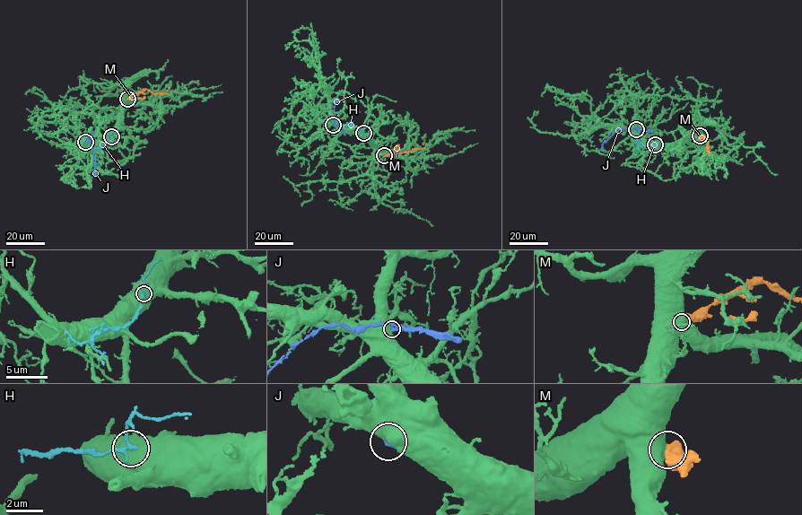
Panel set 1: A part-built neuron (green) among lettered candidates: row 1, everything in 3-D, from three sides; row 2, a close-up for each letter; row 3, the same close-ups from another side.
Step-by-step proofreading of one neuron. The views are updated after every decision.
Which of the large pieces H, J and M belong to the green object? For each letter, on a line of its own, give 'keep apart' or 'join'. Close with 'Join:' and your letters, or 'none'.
H: keep apart
J: keep apart
M: keep apart
Join: none

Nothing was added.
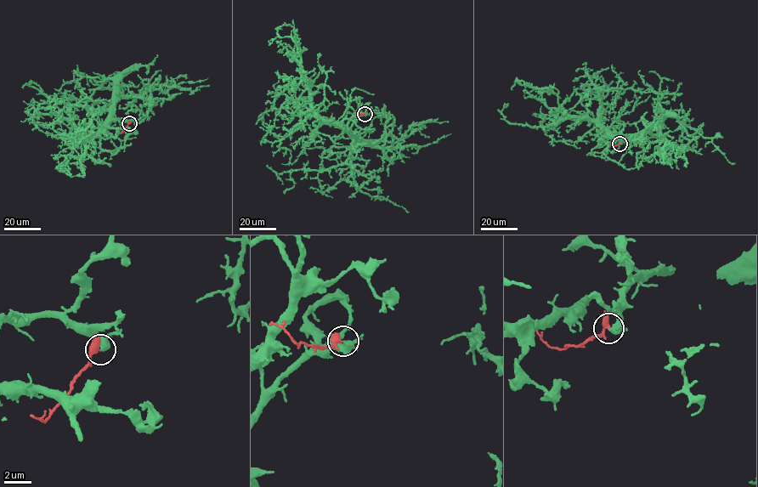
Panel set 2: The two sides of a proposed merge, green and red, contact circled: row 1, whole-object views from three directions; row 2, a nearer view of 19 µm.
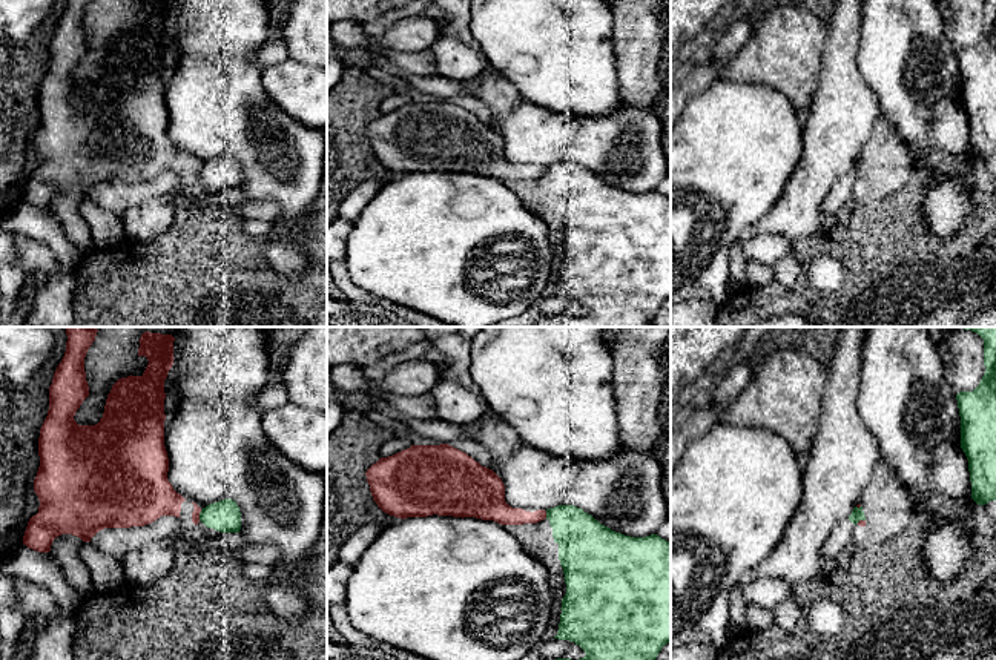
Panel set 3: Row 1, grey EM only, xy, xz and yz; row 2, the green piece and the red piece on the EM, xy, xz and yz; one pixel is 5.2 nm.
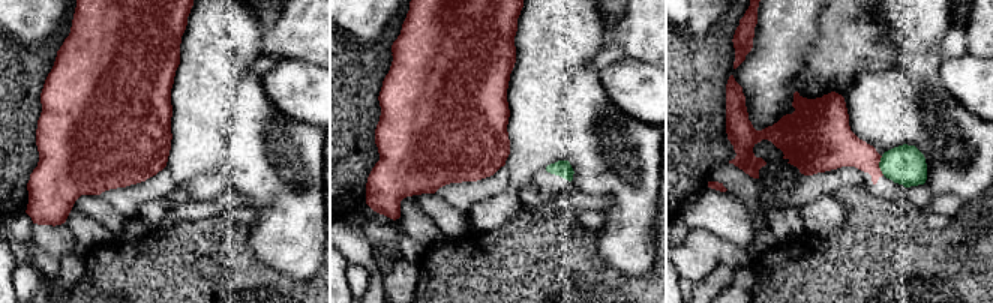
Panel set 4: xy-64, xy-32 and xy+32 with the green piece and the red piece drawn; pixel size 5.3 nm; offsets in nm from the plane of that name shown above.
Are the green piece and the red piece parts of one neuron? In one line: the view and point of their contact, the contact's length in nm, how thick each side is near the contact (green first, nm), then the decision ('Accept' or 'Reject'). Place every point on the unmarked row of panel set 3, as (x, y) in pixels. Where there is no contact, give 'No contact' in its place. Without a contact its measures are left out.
Touches green at xy (200, 171). Shared border 60 nm. Thickness 170 nm (green) against 50 nm. Reject

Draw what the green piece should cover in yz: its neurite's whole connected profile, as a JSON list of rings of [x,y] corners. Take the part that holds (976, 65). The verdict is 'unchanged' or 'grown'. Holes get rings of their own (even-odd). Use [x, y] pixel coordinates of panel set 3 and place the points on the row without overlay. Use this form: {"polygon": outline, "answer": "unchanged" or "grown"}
{"polygon": [[[984,0],[985,29],[973,48],[956,51],[961,72],[961,104],[968,115],[971,155],[978,161],[996,157],[996,0]]], "answer": "unchanged"}

